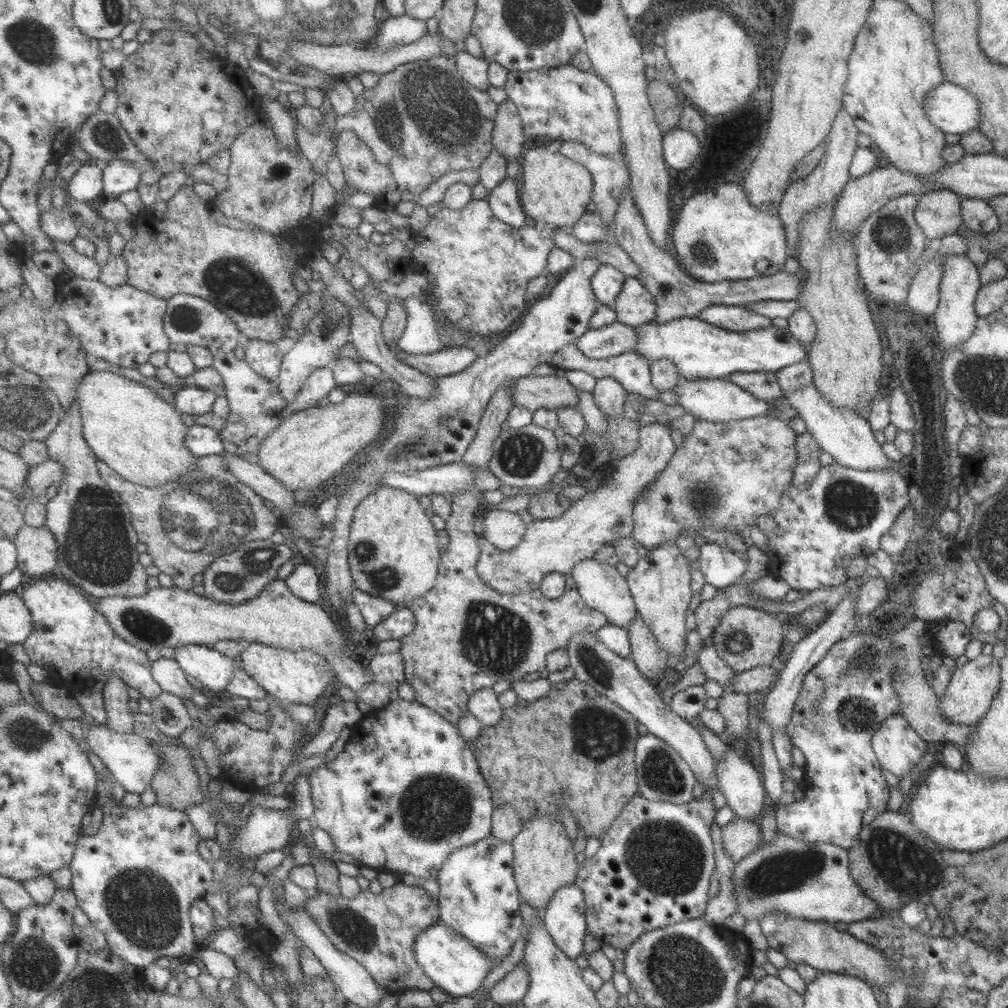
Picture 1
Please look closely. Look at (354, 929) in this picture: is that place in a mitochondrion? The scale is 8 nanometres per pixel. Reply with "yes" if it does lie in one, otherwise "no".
yes

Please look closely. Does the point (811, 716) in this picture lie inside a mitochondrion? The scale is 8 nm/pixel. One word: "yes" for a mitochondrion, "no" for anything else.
yes

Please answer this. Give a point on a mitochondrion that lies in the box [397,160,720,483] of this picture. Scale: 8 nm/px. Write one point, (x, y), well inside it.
(520, 454)

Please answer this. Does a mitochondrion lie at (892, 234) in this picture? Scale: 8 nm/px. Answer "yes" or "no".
yes

